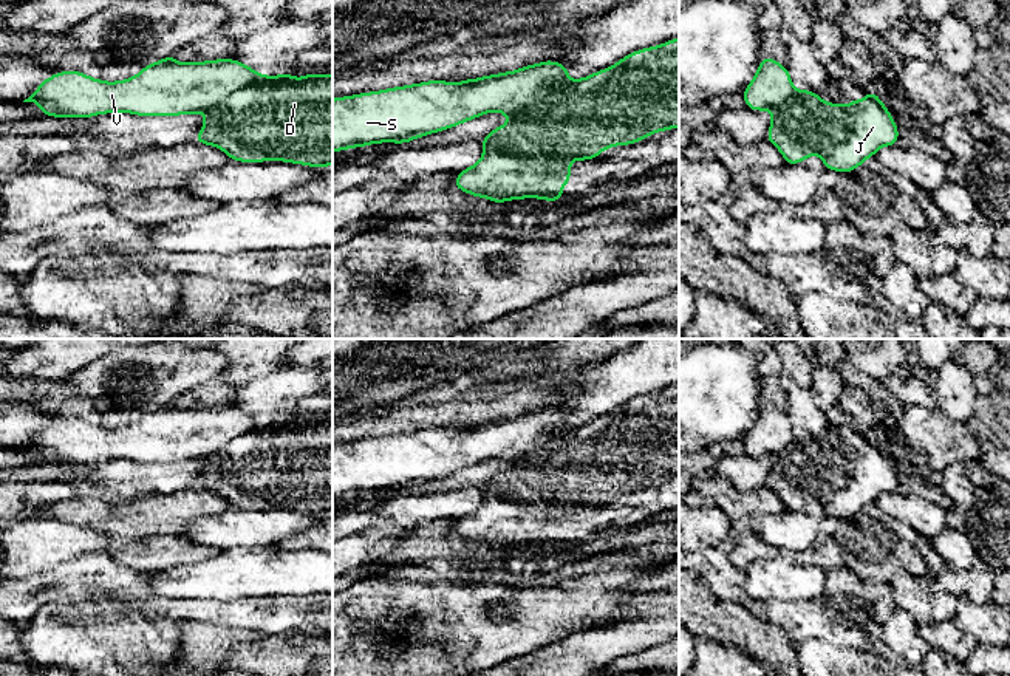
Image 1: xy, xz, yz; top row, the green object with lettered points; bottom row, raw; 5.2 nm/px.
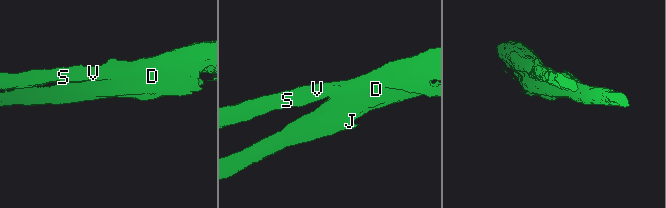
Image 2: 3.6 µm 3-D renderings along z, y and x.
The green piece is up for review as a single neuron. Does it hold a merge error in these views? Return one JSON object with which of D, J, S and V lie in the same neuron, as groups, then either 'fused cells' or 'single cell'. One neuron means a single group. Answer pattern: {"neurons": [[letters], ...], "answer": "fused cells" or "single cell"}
{"neurons": [["D", "J"], ["S", "V"]], "answer": "fused cells"}

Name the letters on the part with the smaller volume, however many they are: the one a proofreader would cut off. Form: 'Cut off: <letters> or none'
Cut off: D, J

